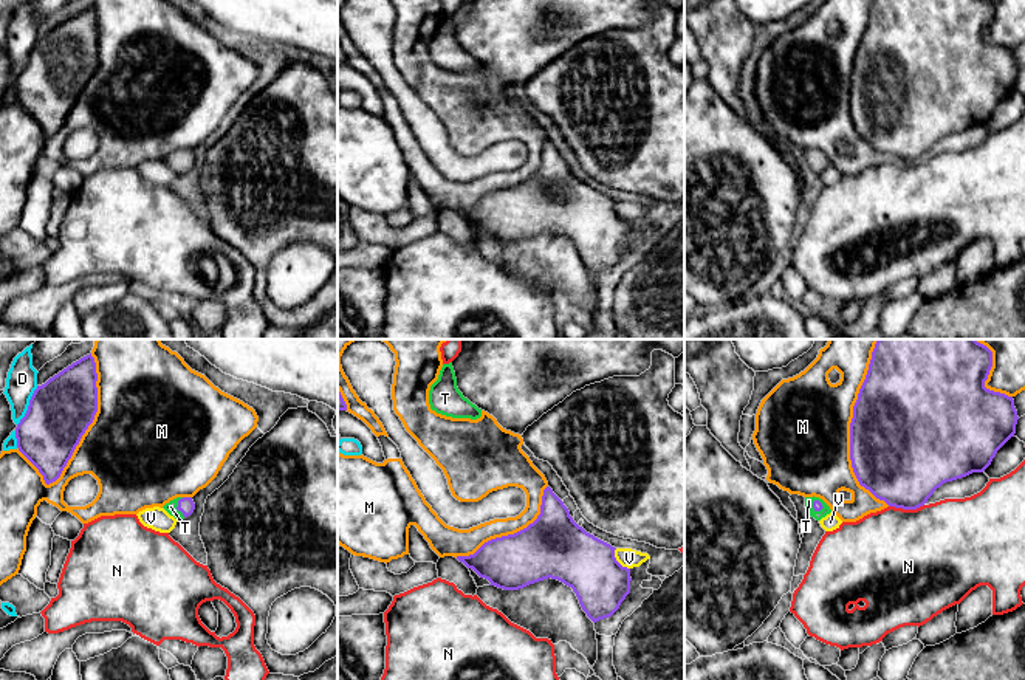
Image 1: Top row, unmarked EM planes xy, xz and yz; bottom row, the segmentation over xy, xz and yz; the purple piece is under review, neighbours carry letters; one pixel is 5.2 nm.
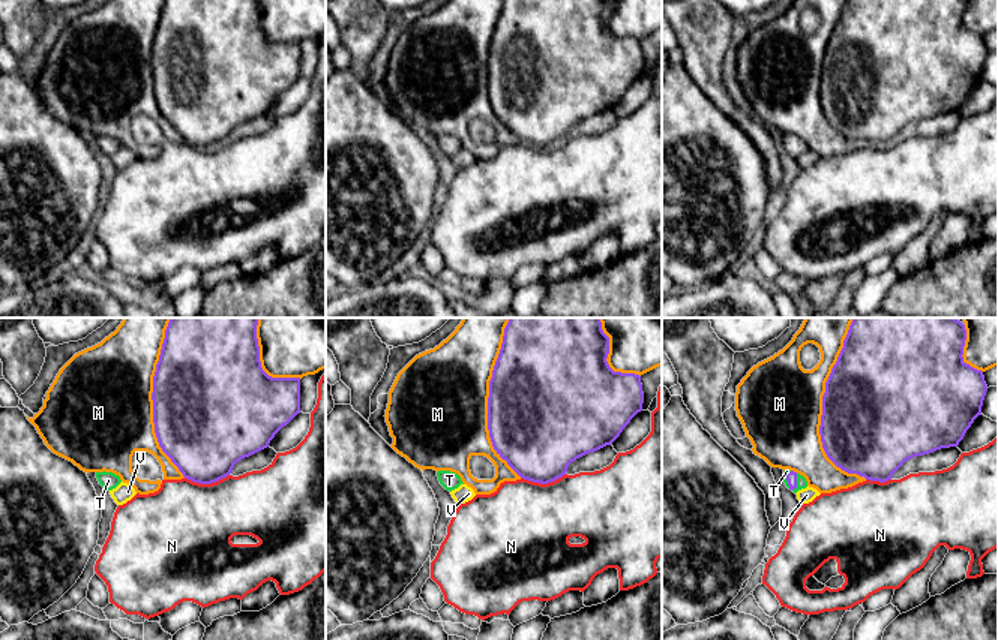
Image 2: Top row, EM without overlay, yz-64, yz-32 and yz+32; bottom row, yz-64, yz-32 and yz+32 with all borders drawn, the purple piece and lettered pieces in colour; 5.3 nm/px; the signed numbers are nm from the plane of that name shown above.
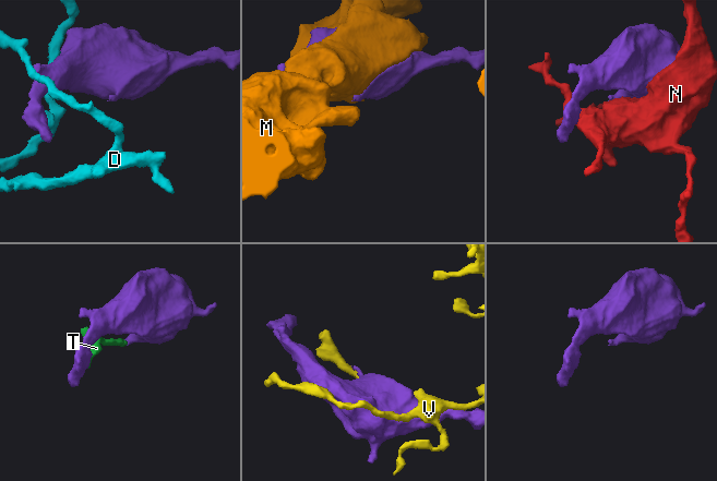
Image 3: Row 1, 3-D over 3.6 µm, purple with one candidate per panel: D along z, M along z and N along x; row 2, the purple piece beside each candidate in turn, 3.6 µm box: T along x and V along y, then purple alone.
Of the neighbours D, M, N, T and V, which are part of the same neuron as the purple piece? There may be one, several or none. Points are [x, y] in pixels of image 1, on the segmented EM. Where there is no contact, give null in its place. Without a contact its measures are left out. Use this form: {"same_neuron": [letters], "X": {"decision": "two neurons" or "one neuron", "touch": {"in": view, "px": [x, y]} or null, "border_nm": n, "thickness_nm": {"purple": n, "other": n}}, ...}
{"same_neuron": ["T"], "D": {"decision": "two neurons", "touch": {"in": "xy", "px": [28, 406]}, "border_nm": 240, "thickness_nm": {"purple": 320, "other": 160}}, "M": {"decision": "two neurons", "touch": {"in": "yz", "px": [850, 426]}, "border_nm": 850, "thickness_nm": {"purple": 500, "other": 500}}, "N": {"decision": "two neurons", "touch": {"in": "yz", "px": [906, 508]}, "border_nm": 180, "thickness_nm": {"purple": 460, "other": 500}}, "T": {"decision": "one neuron", "touch": {"in": "xy", "px": [177, 507]}, "border_nm": 110, "thickness_nm": {"purple": 90, "other": 60}}, "V": {"decision": "two neurons", "touch": {"in": "xz", "px": [617, 561]}, "border_nm": 130, "thickness_nm": {"purple": 300, "other": 100}}}

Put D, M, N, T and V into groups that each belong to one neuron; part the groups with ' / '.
D / M / N / T / V

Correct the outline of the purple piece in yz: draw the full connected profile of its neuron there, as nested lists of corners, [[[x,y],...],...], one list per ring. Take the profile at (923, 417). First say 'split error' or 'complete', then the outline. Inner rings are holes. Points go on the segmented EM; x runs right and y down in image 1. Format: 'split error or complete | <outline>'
complete | [[[878,339],[853,406],[850,460],[861,486],[889,507],[917,510],[946,482],[983,472],[1016,434],[1013,397],[985,387],[992,352],[975,339]]]

